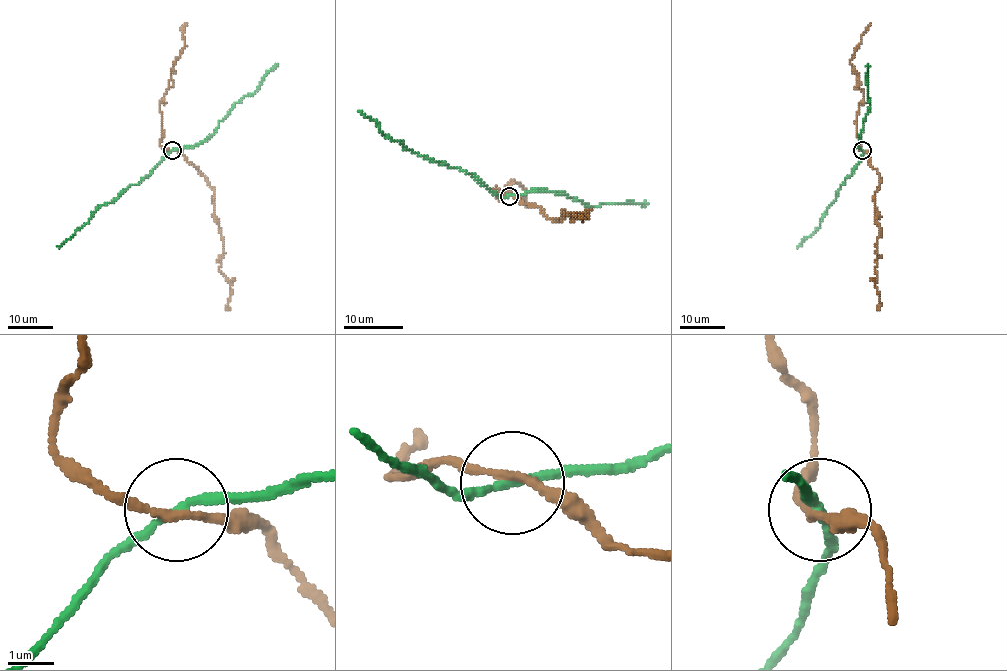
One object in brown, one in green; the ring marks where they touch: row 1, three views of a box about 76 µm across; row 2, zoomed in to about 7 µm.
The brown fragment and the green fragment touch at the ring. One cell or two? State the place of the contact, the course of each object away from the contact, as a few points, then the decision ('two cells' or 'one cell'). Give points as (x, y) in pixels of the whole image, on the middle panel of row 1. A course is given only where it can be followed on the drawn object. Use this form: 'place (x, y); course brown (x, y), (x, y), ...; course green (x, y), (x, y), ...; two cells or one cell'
place (509, 196); course brown (510, 195), (537, 206), (550, 219), (564, 212), (571, 219), (577, 215), (571, 213), (586, 213), (581, 216); course green (510, 195), (501, 197), (470, 173), (432, 161), (393, 142), (382, 133), (373, 119), (359, 112); two cells

